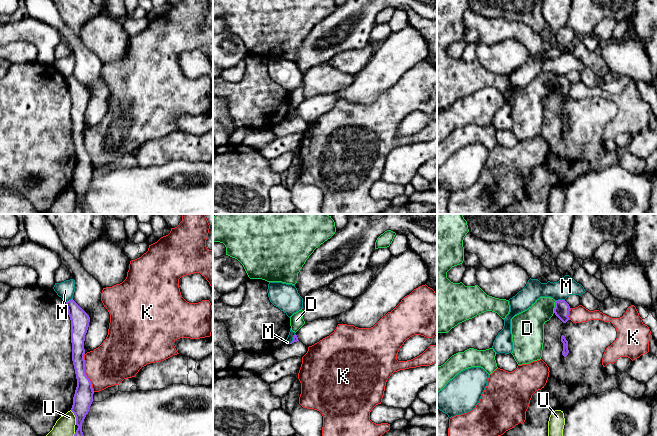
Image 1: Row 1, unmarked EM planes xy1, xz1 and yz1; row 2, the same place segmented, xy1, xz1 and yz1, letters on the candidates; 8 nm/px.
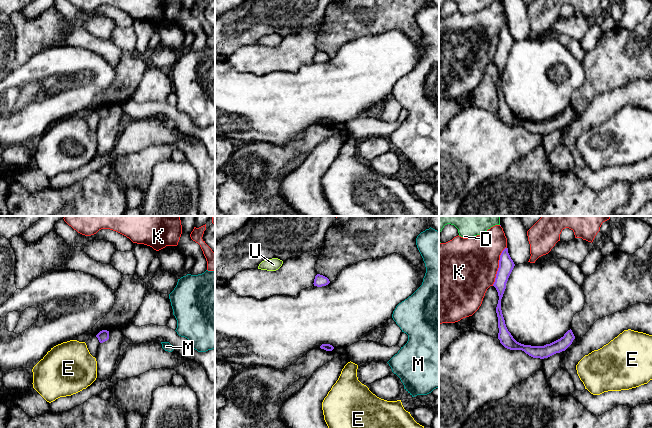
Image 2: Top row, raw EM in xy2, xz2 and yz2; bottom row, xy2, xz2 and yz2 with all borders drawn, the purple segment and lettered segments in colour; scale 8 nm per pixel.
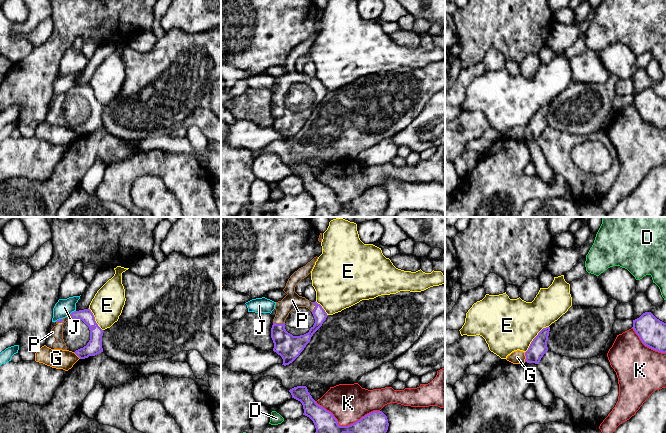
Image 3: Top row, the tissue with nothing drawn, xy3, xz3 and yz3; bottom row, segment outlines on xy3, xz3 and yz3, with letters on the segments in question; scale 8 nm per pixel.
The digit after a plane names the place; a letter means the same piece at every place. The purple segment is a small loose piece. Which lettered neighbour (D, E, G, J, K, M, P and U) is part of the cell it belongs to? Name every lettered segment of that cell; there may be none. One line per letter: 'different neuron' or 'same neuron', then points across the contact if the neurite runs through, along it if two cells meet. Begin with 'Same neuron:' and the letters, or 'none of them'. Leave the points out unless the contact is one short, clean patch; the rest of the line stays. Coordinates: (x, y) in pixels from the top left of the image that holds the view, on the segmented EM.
Same neuron: P
D: different neuron
E: different neuron
G: different neuron
J: different neuron; border along xy3 (75, 310), (70, 313)
K: different neuron
M: different neuron
P: same neuron
U: different neuron; border along xy1 (70, 410), (75, 417), (76, 424)

